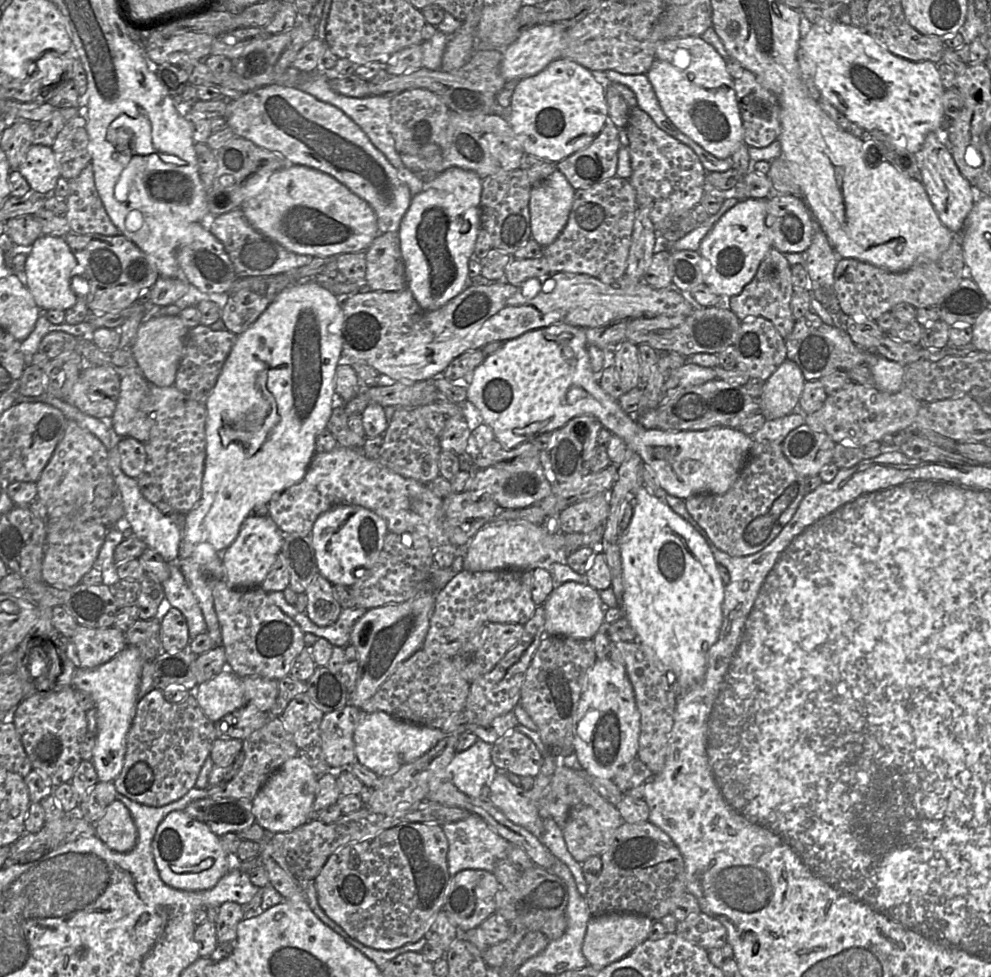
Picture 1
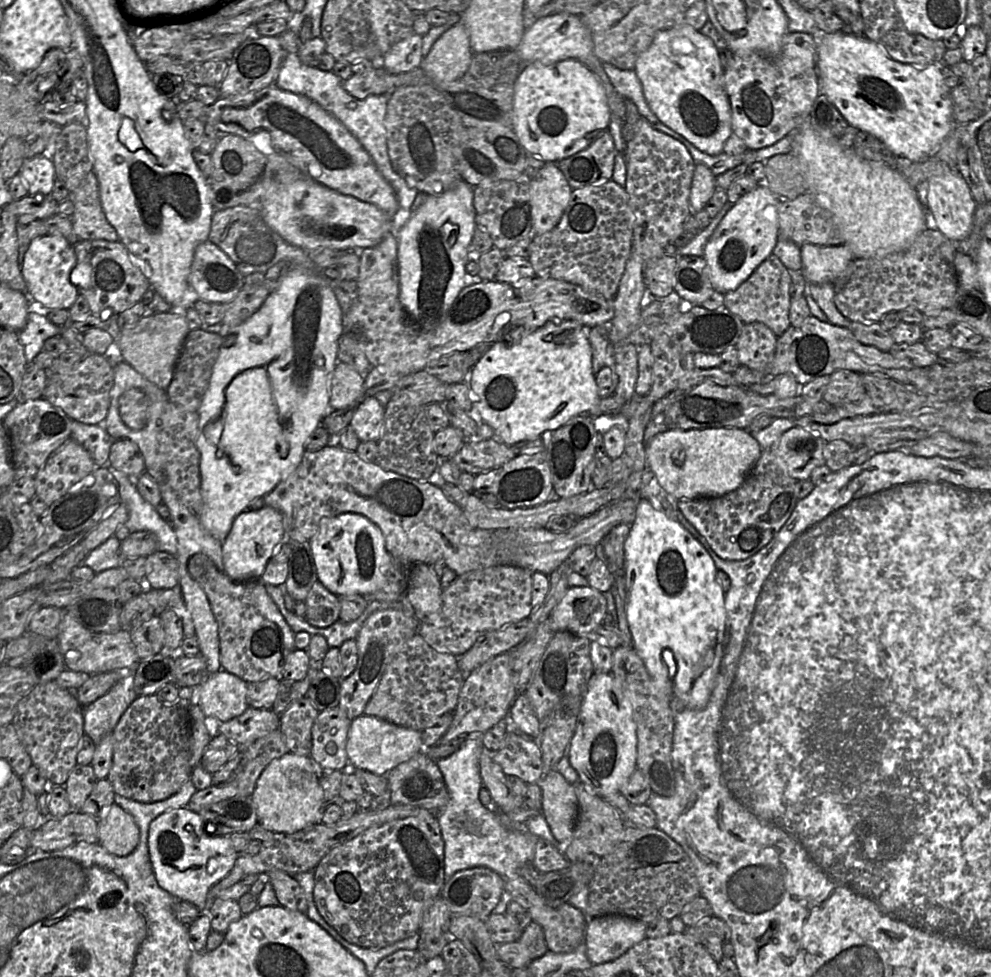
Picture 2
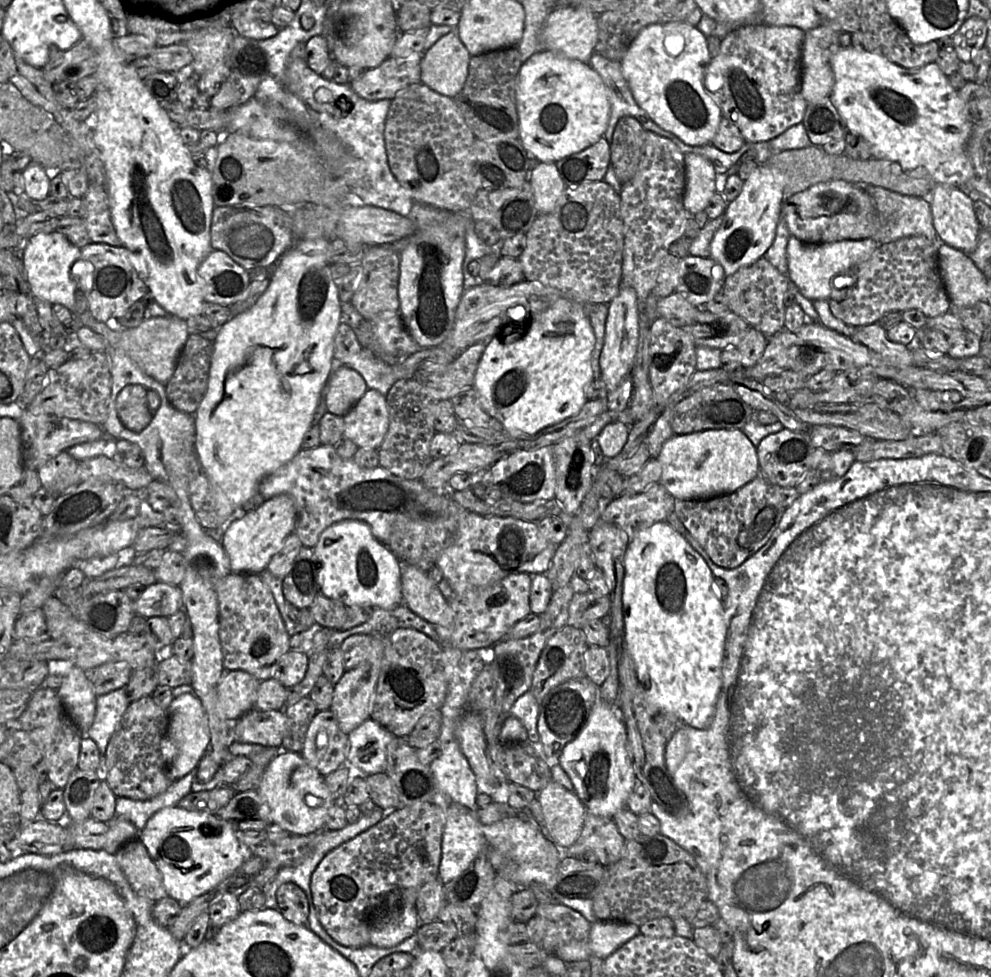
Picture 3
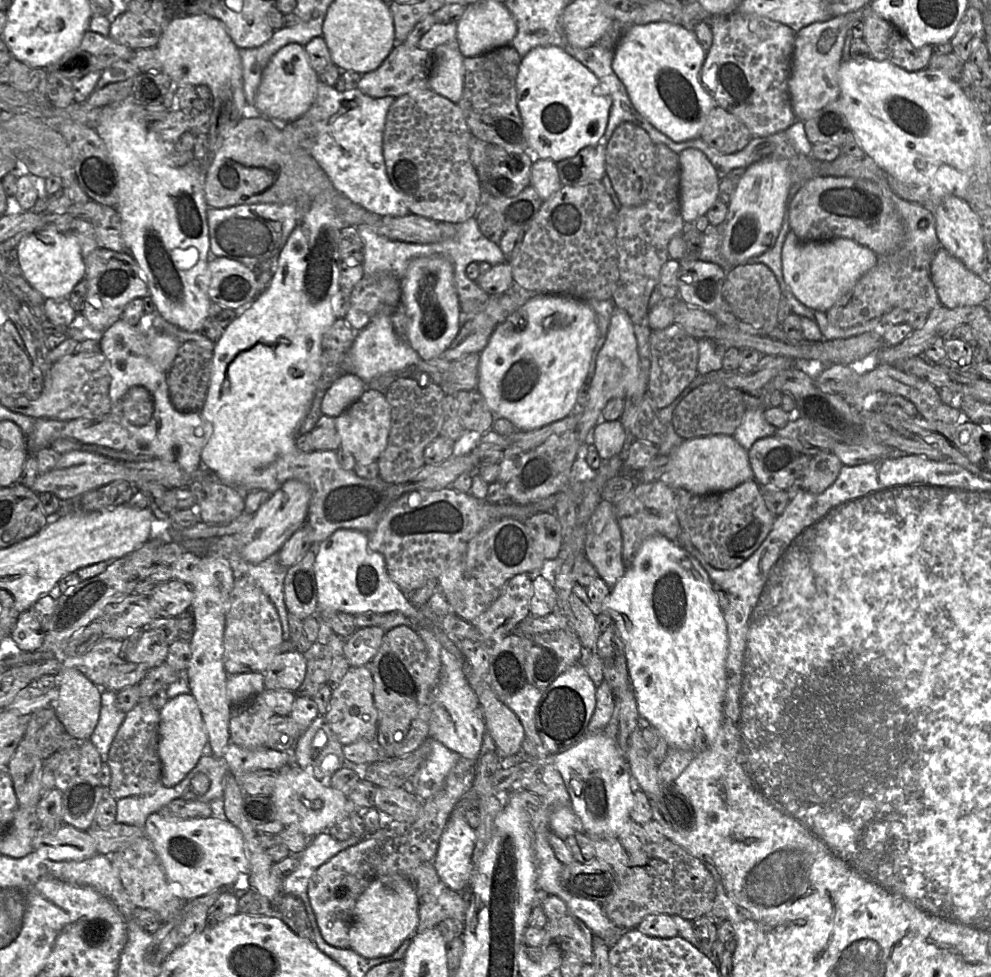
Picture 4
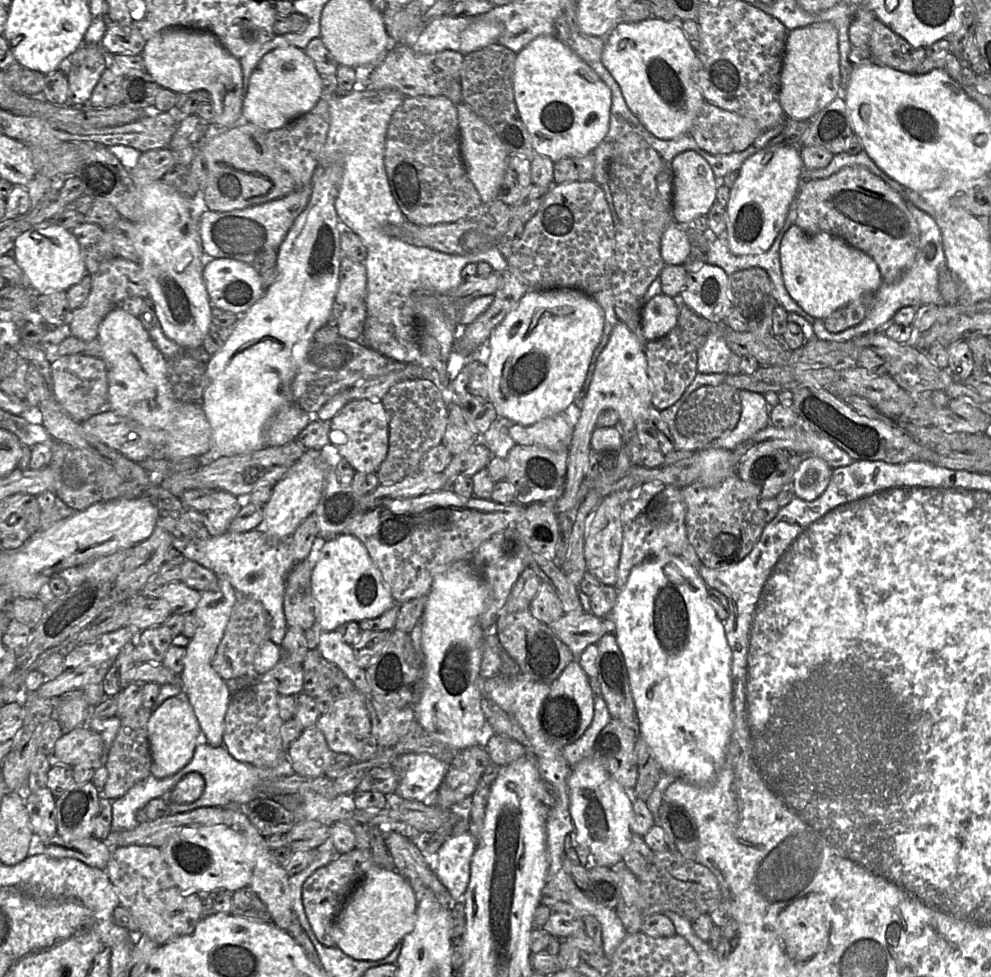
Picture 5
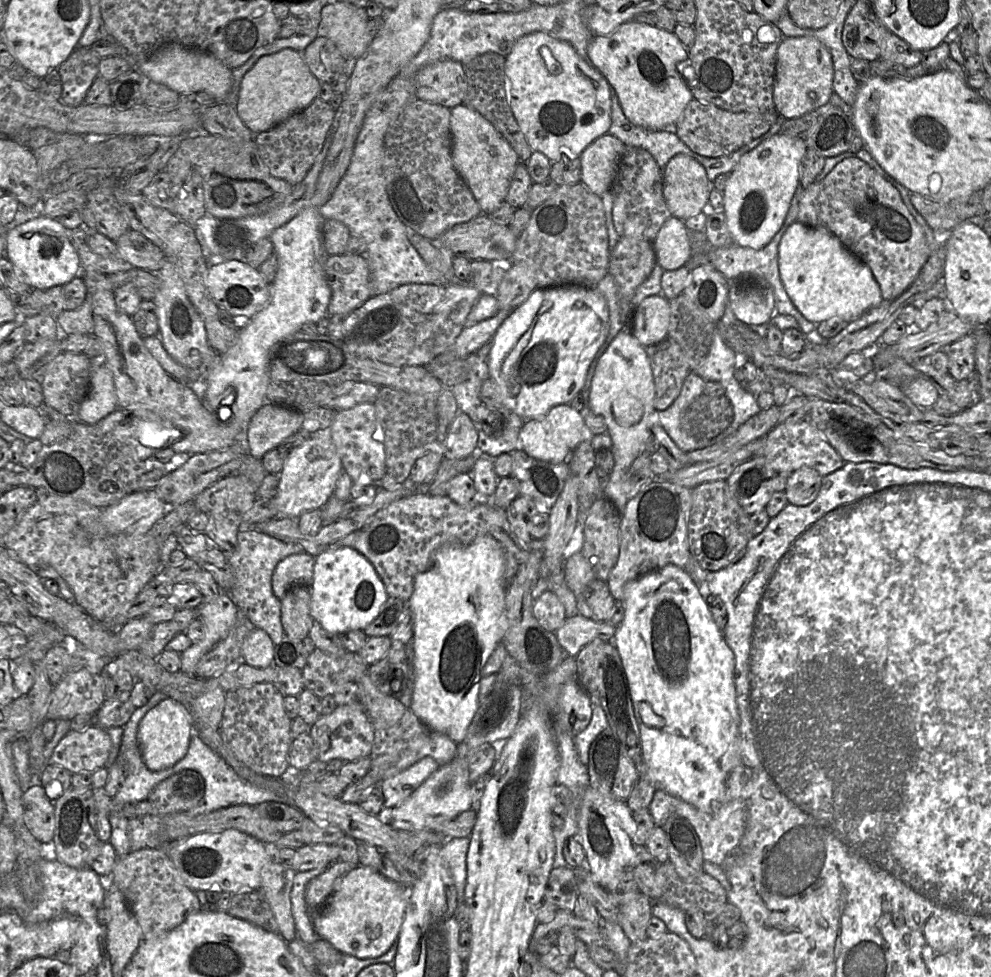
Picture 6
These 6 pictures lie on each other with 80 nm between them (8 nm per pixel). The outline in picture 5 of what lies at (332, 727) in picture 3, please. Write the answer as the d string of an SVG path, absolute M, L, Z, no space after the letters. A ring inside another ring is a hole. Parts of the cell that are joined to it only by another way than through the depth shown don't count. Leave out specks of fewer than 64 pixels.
M316 727L303 730L287 750L293 771L301 776L322 776L335 763L336 753L328 746L324 734Z

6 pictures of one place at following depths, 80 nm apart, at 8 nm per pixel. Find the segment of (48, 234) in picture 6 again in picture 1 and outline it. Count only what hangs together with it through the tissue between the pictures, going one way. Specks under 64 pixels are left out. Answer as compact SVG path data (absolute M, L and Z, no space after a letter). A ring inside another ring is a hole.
M41 235L31 245L26 257L24 284L40 310L67 310L75 305L78 295L71 288L77 260L64 237Z

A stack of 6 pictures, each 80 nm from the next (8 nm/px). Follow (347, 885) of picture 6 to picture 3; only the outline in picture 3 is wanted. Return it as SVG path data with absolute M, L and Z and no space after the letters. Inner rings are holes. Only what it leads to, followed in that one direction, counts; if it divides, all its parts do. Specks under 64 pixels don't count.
M400 905L389 914L379 914L370 928L369 945L389 948L414 935L420 927L415 905Z

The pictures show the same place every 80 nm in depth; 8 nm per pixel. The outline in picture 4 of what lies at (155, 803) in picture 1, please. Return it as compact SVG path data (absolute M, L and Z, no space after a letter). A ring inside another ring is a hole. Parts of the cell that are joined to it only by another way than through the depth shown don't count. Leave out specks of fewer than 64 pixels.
M149 698L139 702L125 715L109 748L107 765L111 779L108 786L113 797L122 799L153 794L162 786L162 765L158 753L160 713Z

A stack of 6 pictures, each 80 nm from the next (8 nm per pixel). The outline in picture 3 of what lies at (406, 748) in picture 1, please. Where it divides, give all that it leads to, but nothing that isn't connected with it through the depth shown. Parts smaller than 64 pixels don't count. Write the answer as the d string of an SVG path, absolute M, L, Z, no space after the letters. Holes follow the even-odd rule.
M367 719L349 734L349 768L361 775L385 773L388 745L394 736L373 719Z

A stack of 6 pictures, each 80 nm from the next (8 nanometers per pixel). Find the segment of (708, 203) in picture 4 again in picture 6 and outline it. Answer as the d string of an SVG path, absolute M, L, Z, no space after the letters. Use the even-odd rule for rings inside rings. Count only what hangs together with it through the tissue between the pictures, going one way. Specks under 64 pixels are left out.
M686 154L675 155L662 173L663 195L672 216L682 221L701 212L706 206L713 181L707 177L705 168L694 158Z

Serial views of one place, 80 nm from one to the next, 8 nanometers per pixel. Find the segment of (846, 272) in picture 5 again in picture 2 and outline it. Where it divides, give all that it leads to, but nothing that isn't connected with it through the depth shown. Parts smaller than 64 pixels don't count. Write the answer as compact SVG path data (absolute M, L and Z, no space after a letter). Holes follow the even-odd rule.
M805 243L799 246L801 271L808 283L834 282L855 258L851 249L845 245L815 245Z

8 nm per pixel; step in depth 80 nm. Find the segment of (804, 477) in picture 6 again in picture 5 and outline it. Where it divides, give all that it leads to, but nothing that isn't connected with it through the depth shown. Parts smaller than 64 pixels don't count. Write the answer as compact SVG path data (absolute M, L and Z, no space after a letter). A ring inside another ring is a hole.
M805 456L792 479L795 497L804 501L817 499L827 488L832 472L833 469L821 458Z

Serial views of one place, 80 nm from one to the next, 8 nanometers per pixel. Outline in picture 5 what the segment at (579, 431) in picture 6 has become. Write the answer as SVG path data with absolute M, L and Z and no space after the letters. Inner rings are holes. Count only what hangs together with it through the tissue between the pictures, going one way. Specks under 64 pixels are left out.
M564 413L552 415L524 426L513 424L509 435L518 445L535 445L553 451L568 450L572 440L573 426Z

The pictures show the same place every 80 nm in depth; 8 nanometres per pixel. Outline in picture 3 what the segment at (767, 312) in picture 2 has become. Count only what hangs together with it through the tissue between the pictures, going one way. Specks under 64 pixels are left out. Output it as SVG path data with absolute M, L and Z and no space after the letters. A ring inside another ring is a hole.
M762 257L726 276L722 293L730 311L743 318L752 328L770 337L784 329L786 312L784 297L788 290L788 281L788 276L781 274L775 266Z

